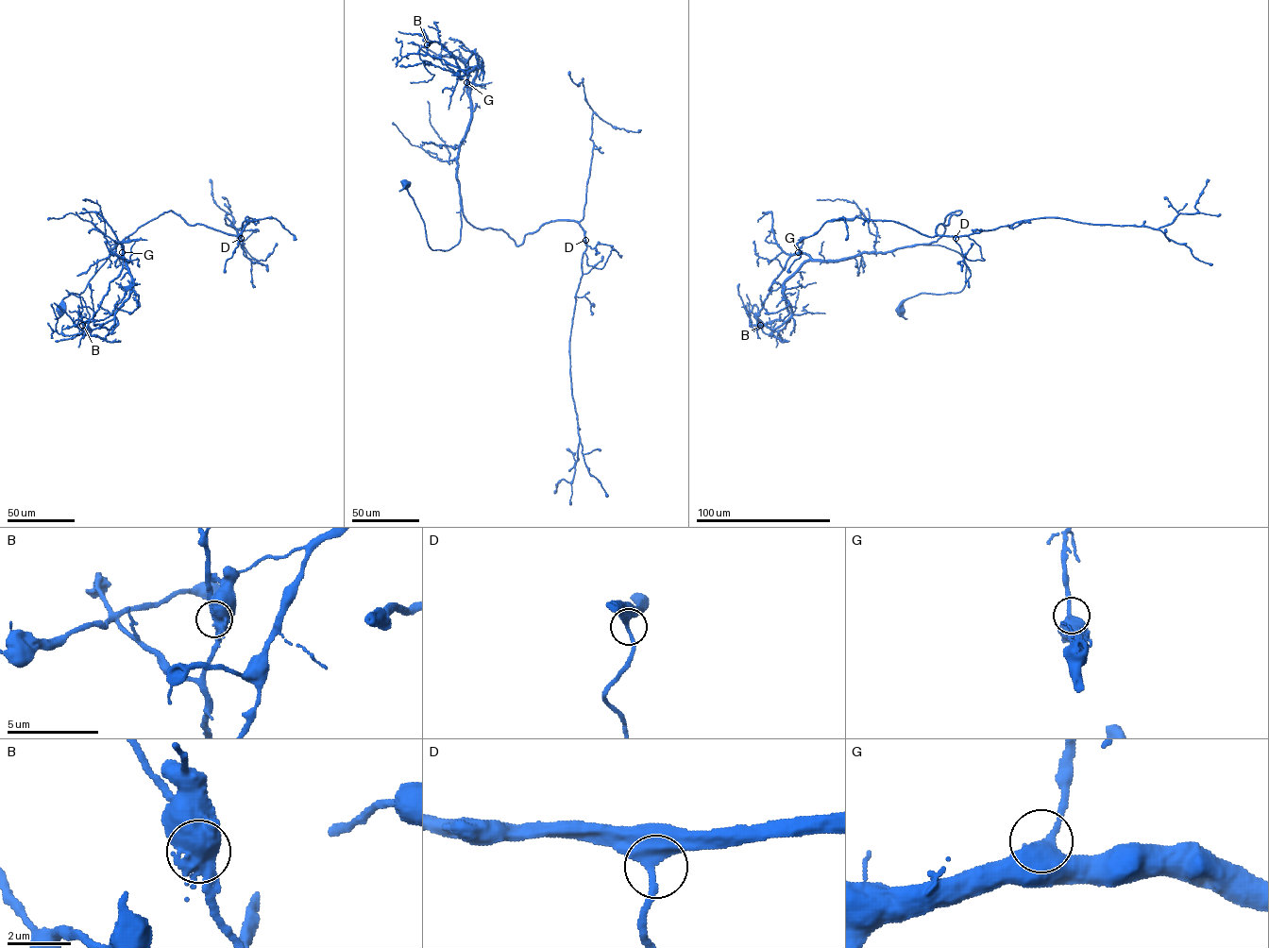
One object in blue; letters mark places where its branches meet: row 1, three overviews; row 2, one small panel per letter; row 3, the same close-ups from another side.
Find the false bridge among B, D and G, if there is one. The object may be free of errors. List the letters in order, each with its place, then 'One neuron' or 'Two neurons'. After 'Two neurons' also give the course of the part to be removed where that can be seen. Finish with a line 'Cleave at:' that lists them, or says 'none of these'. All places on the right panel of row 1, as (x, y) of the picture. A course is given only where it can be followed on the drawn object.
B: Place: (760, 325). Two neurons. Course of the part to remove: (760, 325), (762, 330), (772, 320), (789, 322), (795, 310), (798, 290)
D: Place: (955, 238). One neuron
G: Place: (798, 252). One neuron
Cleave at: B

